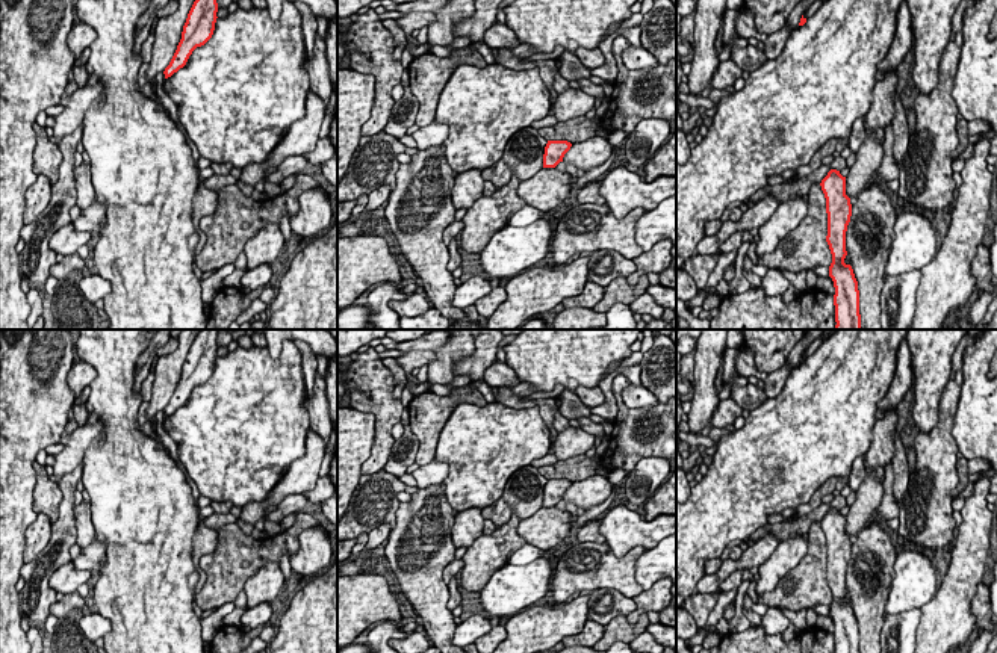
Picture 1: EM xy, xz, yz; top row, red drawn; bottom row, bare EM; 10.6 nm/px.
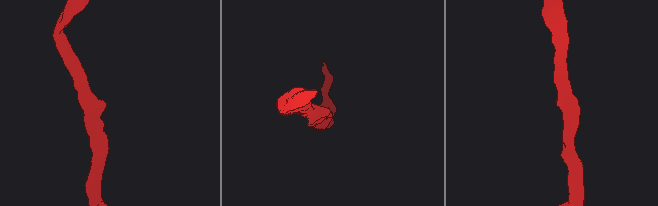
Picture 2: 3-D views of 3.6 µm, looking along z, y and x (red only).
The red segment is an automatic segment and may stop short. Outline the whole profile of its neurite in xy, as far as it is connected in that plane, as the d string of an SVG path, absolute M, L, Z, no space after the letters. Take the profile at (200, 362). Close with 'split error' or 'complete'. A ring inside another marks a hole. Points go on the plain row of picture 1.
M201 330L194 340L186 361L183 364L182 378L177 388L165 407L165 417L171 416L183 407L197 385L204 384L213 373L216 351L218 351L218 330Z; complete

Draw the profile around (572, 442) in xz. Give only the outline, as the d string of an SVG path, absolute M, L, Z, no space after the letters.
M569 426L557 434L551 443L551 452L558 461L584 455L595 446L595 435L582 431L581 428Z

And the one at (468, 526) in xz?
M469 508L455 515L451 531L451 540L457 547L471 547L472 543L483 535L484 517L481 509Z

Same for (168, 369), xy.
M183 330L179 336L179 346L168 355L156 361L154 382L147 417L153 422L157 411L169 404L177 384L182 378L183 364L188 352L201 330Z

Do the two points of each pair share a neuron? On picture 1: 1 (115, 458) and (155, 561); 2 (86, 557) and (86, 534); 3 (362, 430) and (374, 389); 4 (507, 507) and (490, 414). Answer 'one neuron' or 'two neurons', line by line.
1: one neuron
2: two neurons
3: two neurons
4: two neurons

